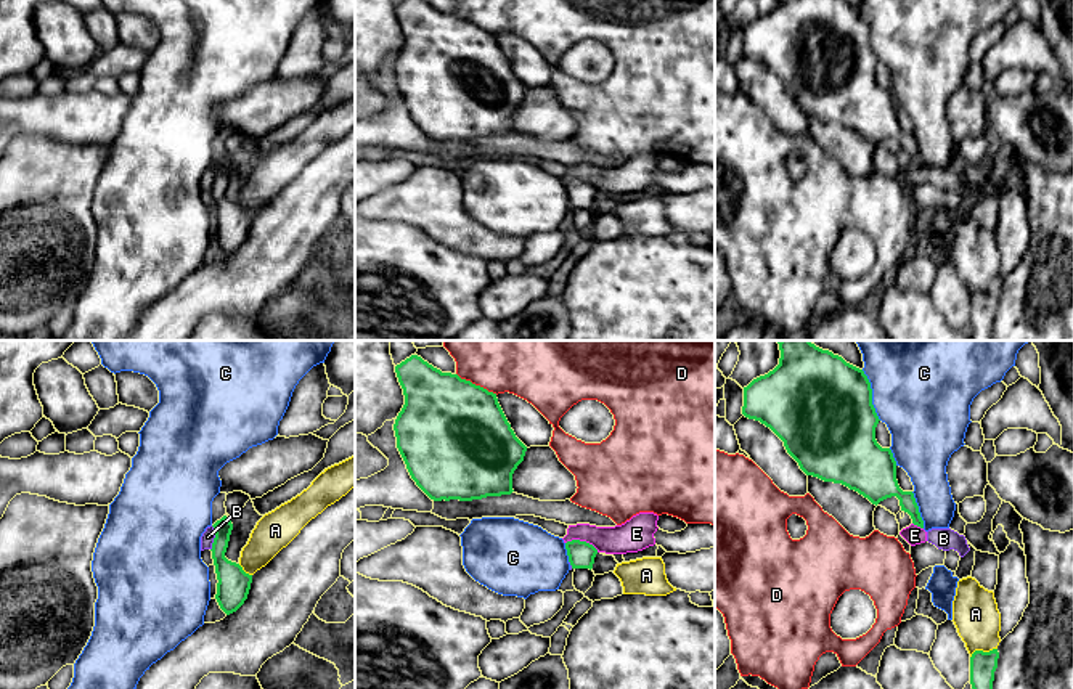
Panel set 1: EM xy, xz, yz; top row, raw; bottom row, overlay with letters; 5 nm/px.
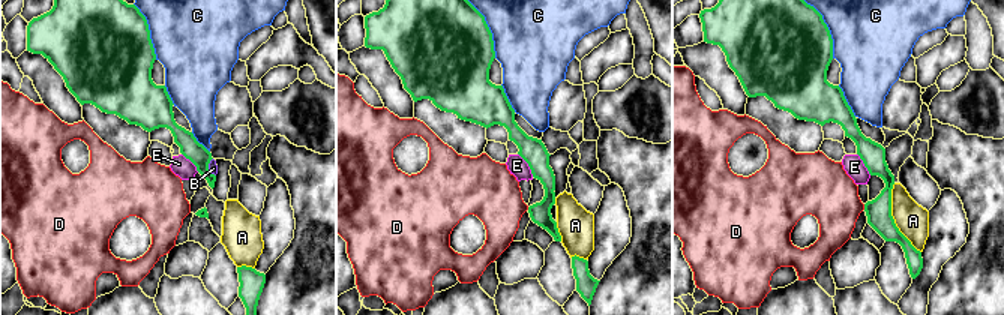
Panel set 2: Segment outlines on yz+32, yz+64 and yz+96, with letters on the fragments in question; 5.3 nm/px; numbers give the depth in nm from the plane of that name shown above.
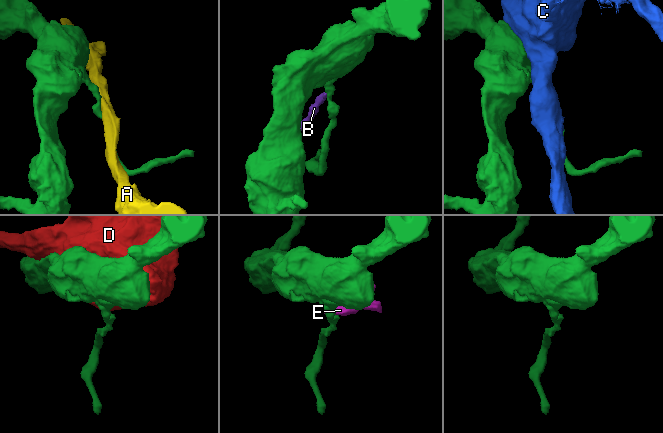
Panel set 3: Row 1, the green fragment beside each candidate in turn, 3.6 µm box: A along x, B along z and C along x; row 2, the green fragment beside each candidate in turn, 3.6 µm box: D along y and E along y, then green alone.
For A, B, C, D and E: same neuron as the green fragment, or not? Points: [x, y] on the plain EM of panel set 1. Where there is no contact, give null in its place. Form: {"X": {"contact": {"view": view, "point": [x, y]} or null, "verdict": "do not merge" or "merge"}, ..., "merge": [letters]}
{"A": {"contact": {"view": "yz", "point": [982, 291]}, "verdict": "do not merge"}, "B": {"contact": {"view": "xy", "point": [214, 179]}, "verdict": "do not merge"}, "C": {"contact": {"view": "yz", "point": [871, 36]}, "verdict": "do not merge"}, "D": {"contact": {"view": "xz", "point": [477, 26]}, "verdict": "do not merge"}, "E": {"contact": {"view": "xz", "point": [582, 182]}, "verdict": "do not merge"}, "merge": []}

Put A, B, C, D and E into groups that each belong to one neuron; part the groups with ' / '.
A / B E / C / D

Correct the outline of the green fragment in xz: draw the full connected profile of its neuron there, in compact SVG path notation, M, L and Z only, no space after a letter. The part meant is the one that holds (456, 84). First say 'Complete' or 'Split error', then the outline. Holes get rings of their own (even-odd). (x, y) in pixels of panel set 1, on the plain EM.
Complete. M405 0L395 6L395 13L405 35L405 45L394 64L397 88L416 125L434 141L472 141L511 135L514 132L512 114L524 101L527 87L511 69L496 34L458 14L442 13L424 0Z

